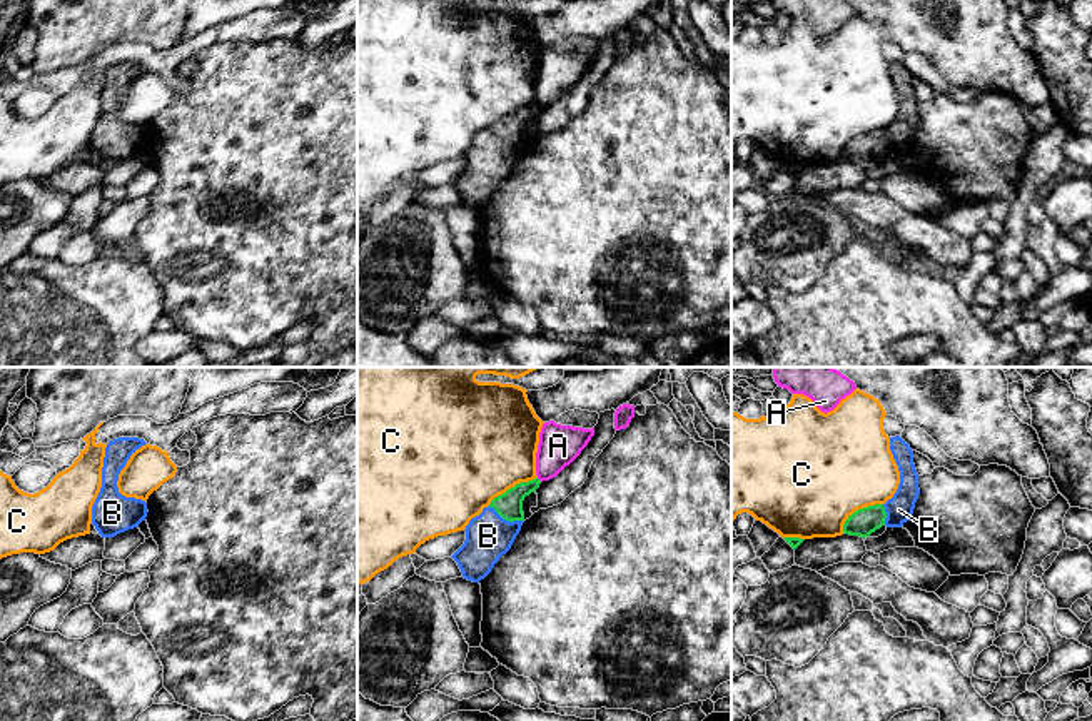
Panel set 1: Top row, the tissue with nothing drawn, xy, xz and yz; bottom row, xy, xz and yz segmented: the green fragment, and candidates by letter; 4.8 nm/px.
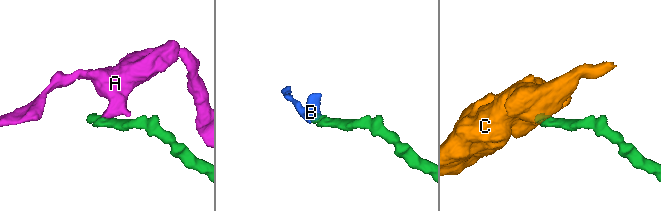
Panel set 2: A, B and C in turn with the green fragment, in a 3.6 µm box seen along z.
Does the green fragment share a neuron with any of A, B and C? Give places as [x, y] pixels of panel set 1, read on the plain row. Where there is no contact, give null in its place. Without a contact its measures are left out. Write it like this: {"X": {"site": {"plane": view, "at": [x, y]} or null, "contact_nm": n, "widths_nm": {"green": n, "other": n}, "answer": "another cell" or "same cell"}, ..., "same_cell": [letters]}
{"A": {"site": {"plane": "xz", "at": [538, 105]}, "contact_nm": 40, "widths_nm": {"green": 130, "other": 190}, "answer": "another cell"}, "B": {"site": {"plane": "xz", "at": [506, 146]}, "contact_nm": 190, "widths_nm": {"green": 130, "other": 220}, "answer": "same cell"}, "C": {"site": {"plane": "yz", "at": [859, 136]}, "contact_nm": 240, "widths_nm": {"green": 130, "other": 500}, "answer": "another cell"}, "same_cell": ["B"]}

